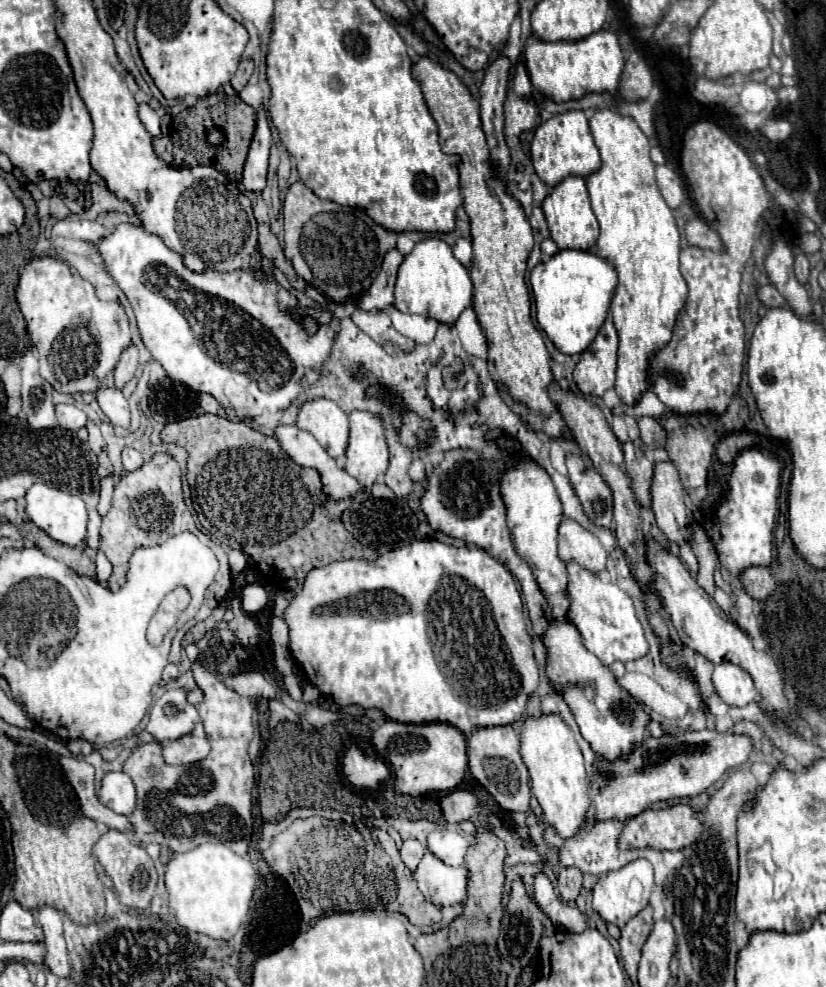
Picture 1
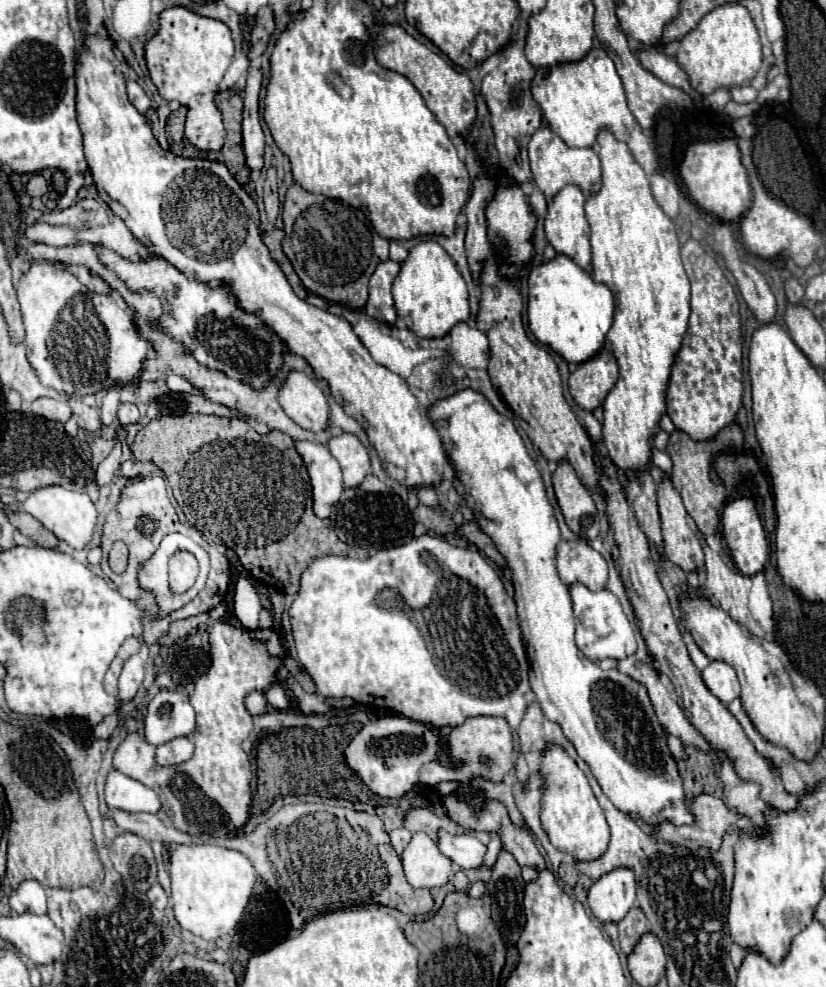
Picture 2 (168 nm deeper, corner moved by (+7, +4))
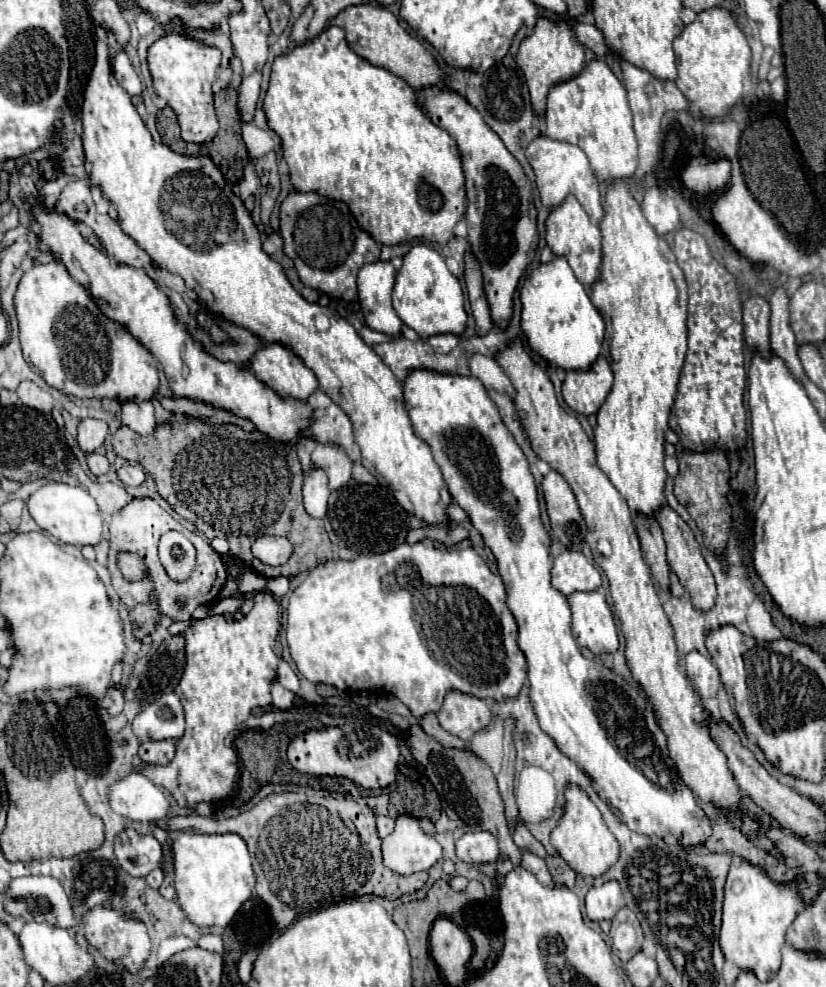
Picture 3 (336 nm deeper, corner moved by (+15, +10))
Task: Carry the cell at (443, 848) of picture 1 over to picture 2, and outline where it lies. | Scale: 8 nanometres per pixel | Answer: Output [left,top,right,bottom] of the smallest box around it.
[439,831,487,869]

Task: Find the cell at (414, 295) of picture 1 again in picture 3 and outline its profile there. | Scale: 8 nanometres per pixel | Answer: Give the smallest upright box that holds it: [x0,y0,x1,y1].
[393,243,467,337]

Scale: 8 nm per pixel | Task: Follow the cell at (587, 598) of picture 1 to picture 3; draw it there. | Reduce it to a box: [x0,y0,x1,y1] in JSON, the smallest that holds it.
[567,589,619,655]

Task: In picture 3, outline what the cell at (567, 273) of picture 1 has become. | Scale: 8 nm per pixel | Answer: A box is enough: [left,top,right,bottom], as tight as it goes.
[521,257,605,369]

